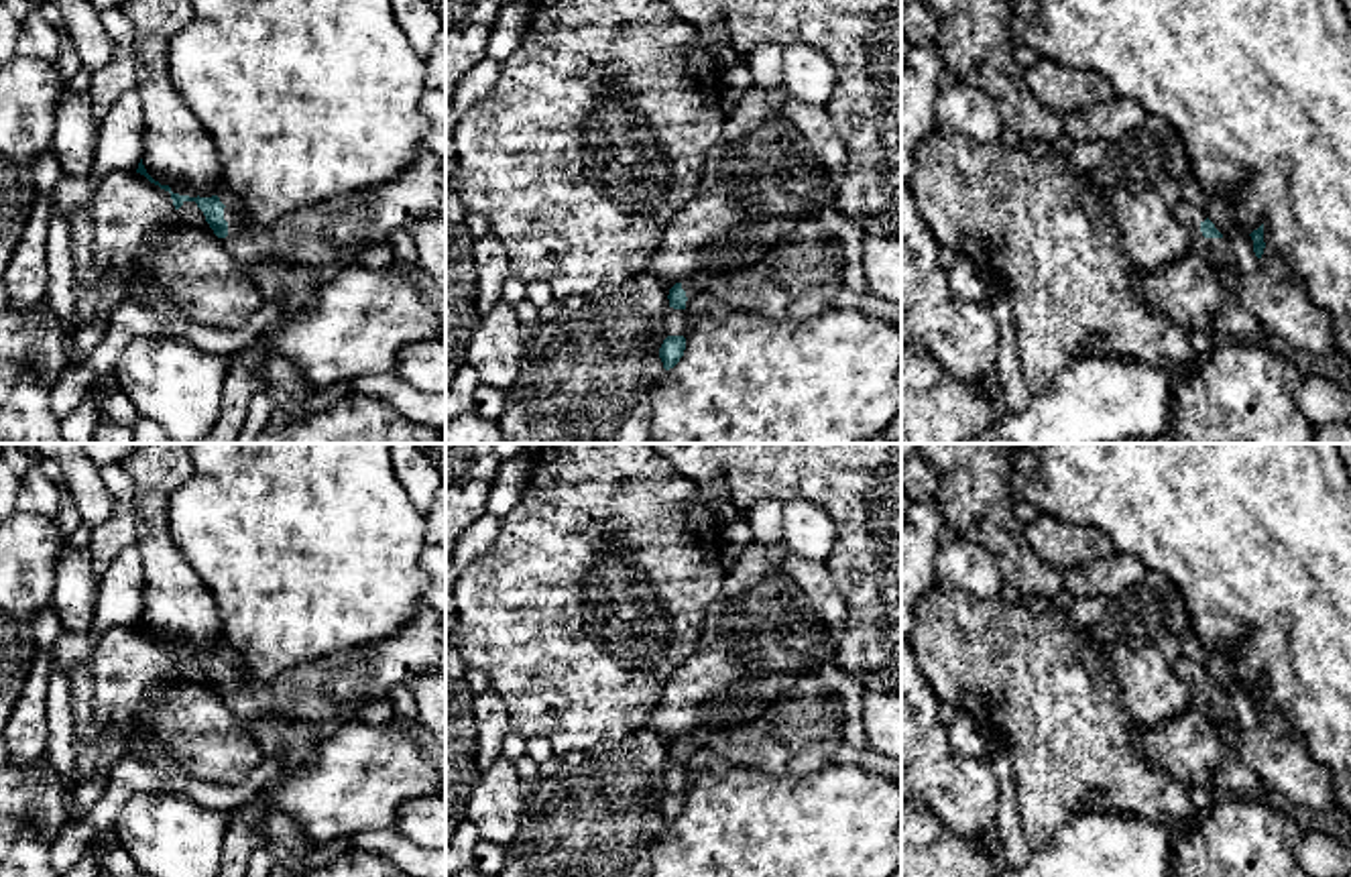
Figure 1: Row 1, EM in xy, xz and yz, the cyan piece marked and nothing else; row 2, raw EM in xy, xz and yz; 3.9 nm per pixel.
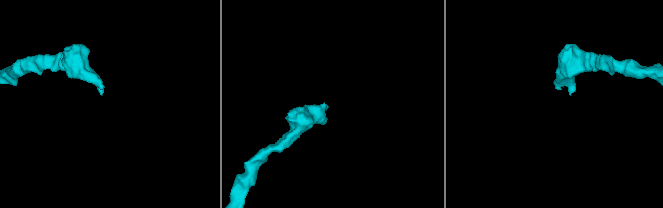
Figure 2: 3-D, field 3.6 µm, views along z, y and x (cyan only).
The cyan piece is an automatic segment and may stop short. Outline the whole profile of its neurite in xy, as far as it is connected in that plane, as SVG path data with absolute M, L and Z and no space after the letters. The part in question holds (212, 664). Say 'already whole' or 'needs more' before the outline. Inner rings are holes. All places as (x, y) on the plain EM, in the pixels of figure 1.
needs more; M425 604L391 639L346 649L283 671L273 682L256 680L242 661L224 661L218 651L189 653L155 637L142 615L136 629L171 649L175 665L195 657L222 702L248 728L265 716L289 716L311 724L352 720L364 706L405 684L446 653L446 621Z

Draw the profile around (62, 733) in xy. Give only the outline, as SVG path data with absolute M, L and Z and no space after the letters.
M53 602L39 608L33 621L37 647L49 655L51 674L47 684L47 757L65 775L73 777L75 765L75 726L71 716L71 682L53 661L53 647L61 633L61 621Z

